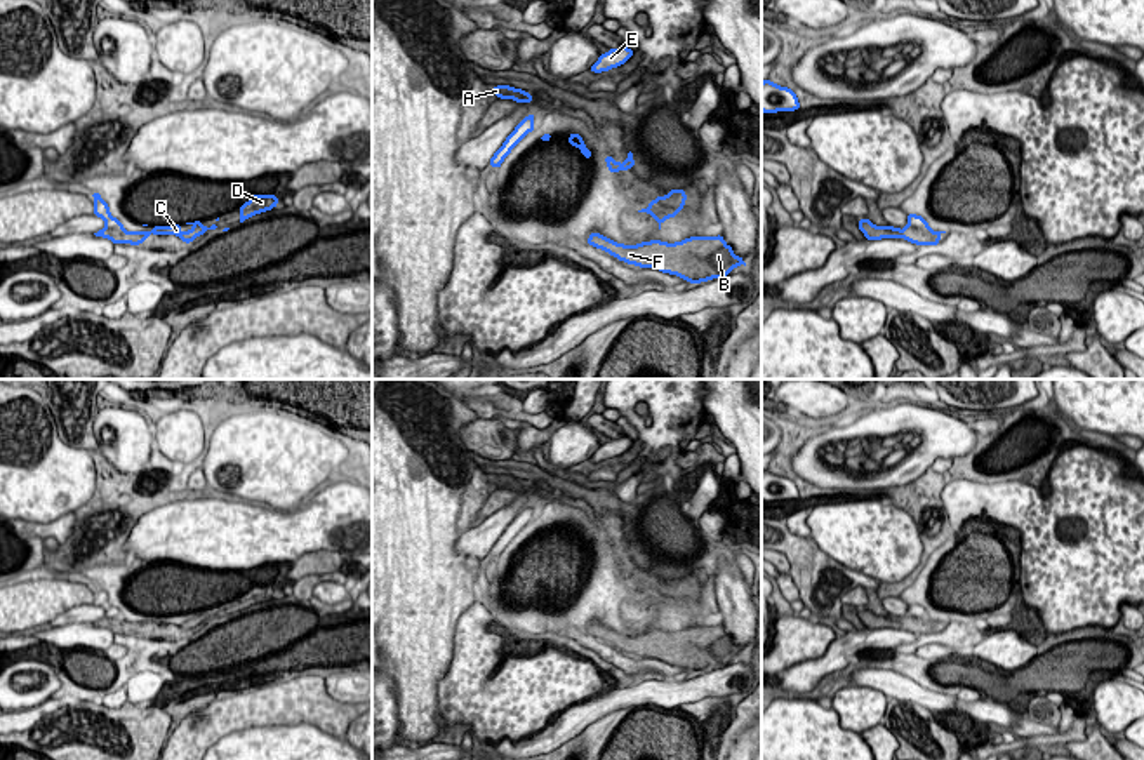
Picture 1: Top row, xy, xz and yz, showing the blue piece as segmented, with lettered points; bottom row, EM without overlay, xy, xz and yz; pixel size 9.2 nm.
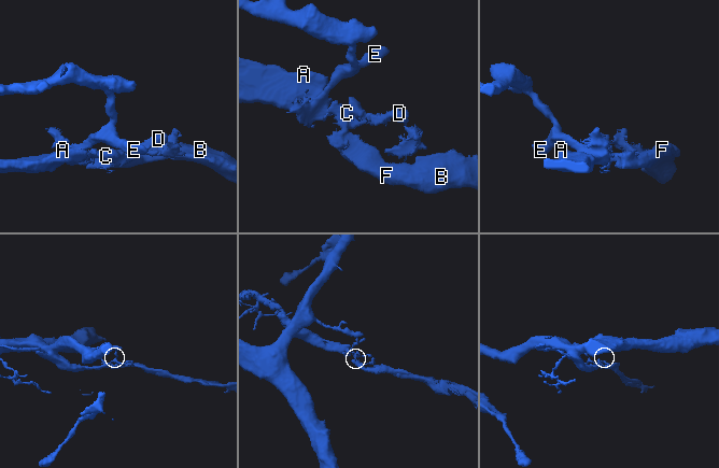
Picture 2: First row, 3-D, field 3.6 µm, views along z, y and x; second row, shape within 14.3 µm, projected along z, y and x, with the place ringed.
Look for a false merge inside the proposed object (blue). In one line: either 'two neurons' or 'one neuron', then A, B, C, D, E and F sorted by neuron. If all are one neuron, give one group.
two neurons; A B C D F / E

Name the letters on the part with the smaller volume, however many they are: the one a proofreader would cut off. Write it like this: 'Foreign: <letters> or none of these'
Foreign: A, B, C, D, F

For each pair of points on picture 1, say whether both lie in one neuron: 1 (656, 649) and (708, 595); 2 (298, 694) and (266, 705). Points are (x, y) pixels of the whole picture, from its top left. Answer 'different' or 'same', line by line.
1: same
2: same

